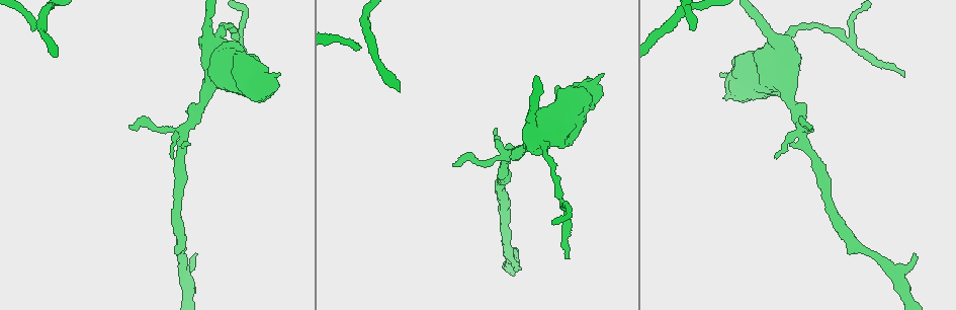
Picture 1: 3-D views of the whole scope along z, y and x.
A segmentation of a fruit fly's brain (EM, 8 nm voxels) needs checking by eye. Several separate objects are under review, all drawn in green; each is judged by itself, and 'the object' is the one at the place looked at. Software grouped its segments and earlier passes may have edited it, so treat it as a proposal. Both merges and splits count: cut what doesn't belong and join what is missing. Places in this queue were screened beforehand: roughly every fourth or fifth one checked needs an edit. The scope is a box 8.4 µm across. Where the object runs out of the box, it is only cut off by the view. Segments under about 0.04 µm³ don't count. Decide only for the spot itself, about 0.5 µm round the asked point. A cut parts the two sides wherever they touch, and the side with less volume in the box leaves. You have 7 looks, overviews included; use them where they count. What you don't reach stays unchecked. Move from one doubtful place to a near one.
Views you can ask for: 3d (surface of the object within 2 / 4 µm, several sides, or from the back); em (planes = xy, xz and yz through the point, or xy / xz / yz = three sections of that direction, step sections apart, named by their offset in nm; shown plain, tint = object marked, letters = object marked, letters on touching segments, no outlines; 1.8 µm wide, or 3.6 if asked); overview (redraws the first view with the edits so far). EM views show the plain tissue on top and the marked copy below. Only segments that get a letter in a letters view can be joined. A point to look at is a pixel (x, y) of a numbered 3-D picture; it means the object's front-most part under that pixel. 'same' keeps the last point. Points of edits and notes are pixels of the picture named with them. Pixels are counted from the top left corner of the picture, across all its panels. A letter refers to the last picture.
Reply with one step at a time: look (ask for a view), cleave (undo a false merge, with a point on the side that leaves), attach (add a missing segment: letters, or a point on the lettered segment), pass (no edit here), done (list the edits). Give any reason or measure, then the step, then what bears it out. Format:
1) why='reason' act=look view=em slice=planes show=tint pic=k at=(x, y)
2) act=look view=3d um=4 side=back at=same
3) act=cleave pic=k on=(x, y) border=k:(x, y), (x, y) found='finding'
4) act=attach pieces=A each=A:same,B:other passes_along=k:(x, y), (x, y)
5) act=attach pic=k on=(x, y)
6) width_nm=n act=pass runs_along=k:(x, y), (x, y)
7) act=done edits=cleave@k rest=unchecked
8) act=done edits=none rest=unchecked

why='an open end' act=look view=3d um=4 pic=1 at=(912, 253)

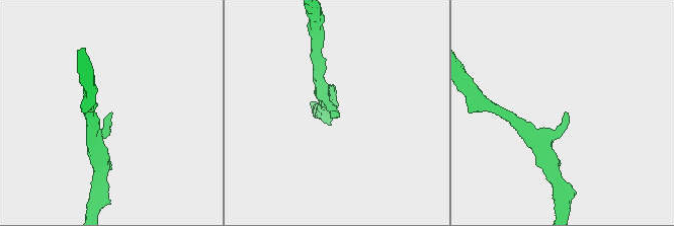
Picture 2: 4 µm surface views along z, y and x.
why='need the tissue' act=look view=em slice=planes show=letters pic=2 at=(339, 116)

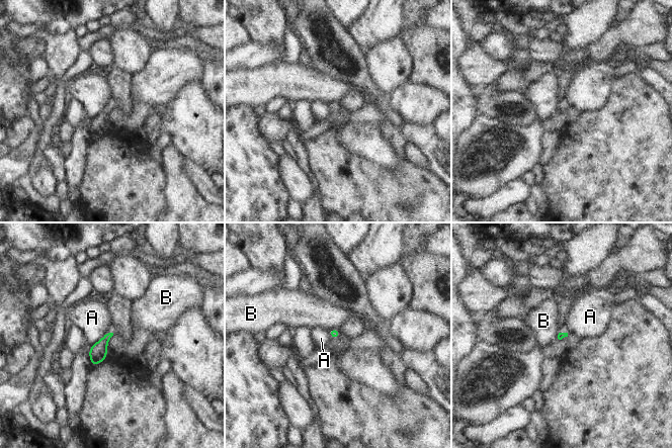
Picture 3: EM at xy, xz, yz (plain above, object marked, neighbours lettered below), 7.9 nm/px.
act=pass each=A:other,B:other border=3:(111, 332), (103, 335), (89, 348) found='none of them fits'

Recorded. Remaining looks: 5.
why='calibre changes' act=look view=em slice=xy step=8 show=tint pic=1 at=(543, 155)

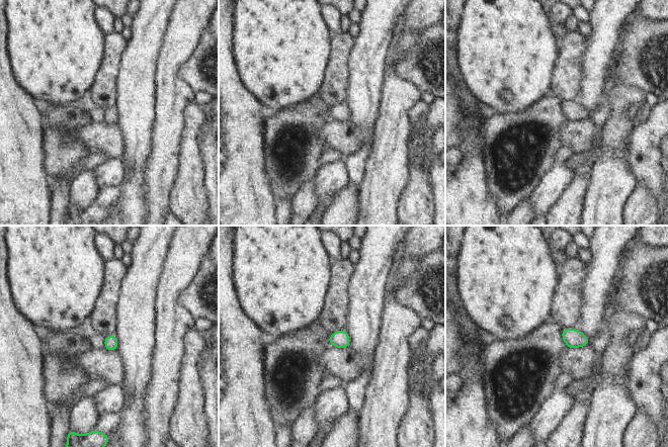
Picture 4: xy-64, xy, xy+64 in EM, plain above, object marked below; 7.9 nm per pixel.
act=look view=em slice=planes show=tint at=same

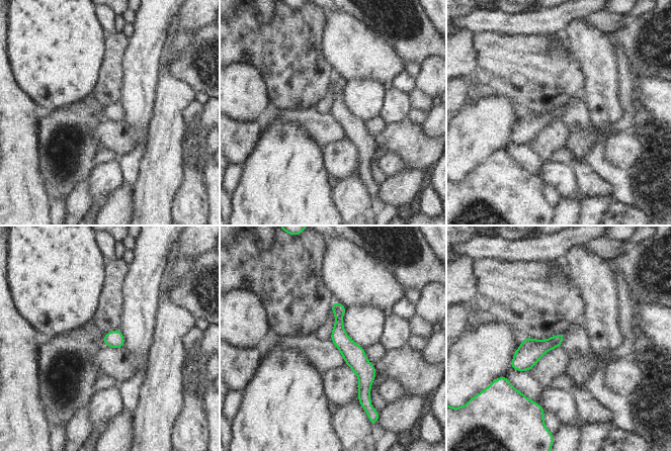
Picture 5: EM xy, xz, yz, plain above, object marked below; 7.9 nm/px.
act=look view=em slice=planes show=letters at=same

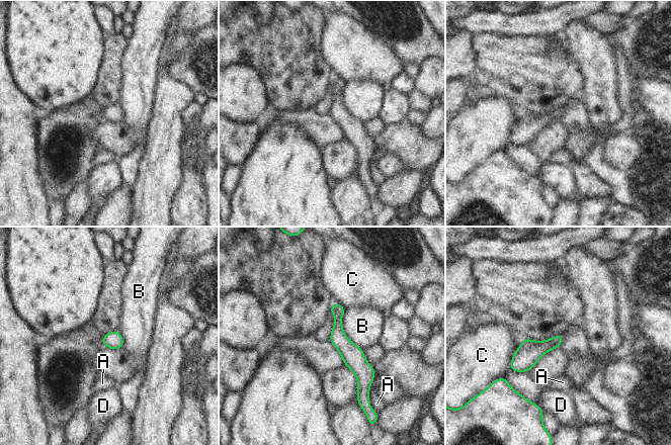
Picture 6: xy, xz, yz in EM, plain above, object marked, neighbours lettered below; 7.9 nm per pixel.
longest_contact=B:340nm act=pass each=A:other,B:other,C:other,D:other border=6:(345, 309), (342, 330), (362, 349) found='continuous, no second neuron'

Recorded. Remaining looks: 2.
why='branch stops here' act=look view=3d um=2 pic=1 at=(904, 73)

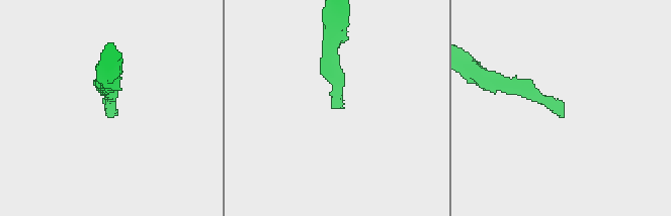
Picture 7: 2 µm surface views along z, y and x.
why='now the EM' act=look view=em slice=planes show=letters pic=7 at=(115, 114)

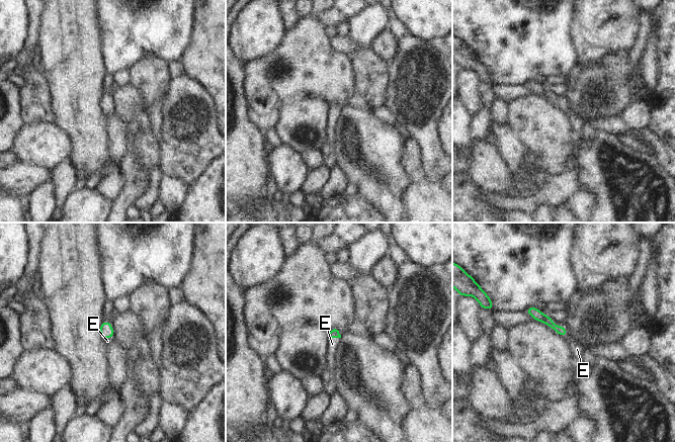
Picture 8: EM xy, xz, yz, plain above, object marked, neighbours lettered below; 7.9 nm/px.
act=attach pieces=E each=E:same passes_along=8:(535, 314), (564, 327), (577, 349) found='it goes on there'

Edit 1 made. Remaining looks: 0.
act=done edits=attach@8 rest=unchecked

